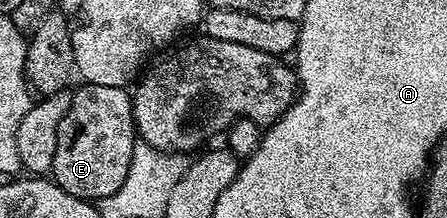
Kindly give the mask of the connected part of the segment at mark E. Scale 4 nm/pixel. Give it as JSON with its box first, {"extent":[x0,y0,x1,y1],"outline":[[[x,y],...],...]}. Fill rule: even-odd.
{"extent":[49,84,137,200],"outline":[[[83,84],[72,93],[71,103],[57,128],[57,152],[53,152],[53,164],[49,174],[62,190],[78,198],[99,200],[117,192],[129,172],[133,160],[133,148],[137,141],[133,98],[122,86]]]}

